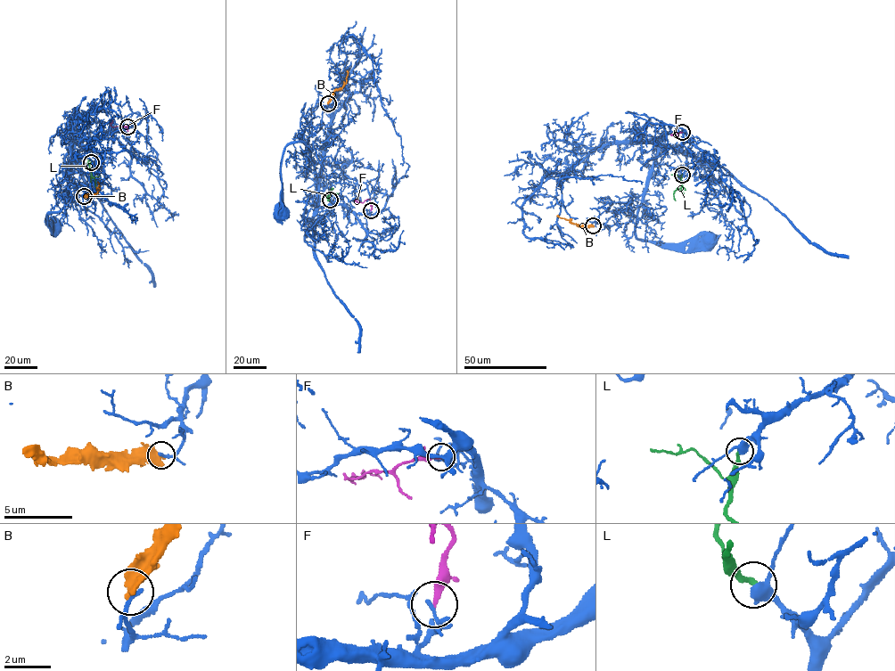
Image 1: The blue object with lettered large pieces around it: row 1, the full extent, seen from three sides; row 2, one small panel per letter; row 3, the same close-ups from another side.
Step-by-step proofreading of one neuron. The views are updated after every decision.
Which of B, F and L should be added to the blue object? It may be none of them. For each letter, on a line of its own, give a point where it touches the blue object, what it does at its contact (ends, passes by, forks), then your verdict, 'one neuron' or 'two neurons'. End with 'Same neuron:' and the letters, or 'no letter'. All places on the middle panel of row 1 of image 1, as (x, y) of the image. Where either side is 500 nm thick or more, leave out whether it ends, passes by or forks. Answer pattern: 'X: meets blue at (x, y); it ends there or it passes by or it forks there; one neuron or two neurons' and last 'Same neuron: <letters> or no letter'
B: meets blue at (328, 103); two neurons
F: meets blue at (371, 210); it ends there; two neurons
L: meets blue at (330, 200); it ends there; one neuron
Same neuron: L

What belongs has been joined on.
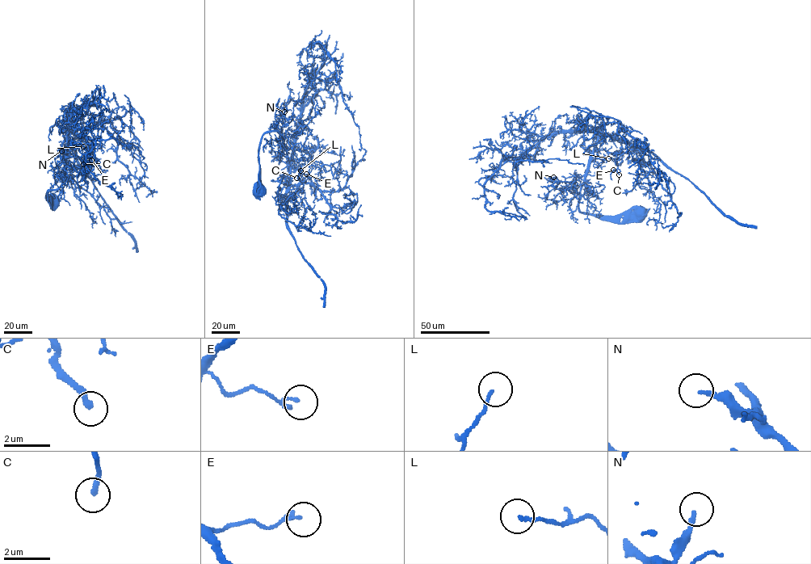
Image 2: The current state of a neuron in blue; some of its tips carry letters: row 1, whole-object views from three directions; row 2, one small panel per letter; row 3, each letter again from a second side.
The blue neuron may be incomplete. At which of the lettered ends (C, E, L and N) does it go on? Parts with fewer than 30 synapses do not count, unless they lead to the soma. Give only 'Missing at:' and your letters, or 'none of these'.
Missing at: N

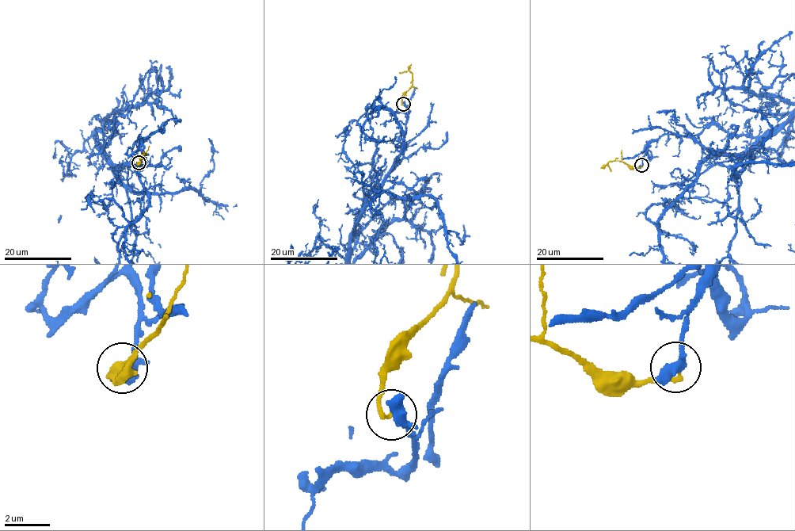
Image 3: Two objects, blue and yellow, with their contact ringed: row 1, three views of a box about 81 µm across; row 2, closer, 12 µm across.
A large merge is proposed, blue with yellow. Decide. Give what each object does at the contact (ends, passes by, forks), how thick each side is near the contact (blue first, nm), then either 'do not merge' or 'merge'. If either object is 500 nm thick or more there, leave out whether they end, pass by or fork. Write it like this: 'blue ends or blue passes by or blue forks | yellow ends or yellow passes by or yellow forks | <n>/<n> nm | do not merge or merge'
550/170 nm | do not merge

